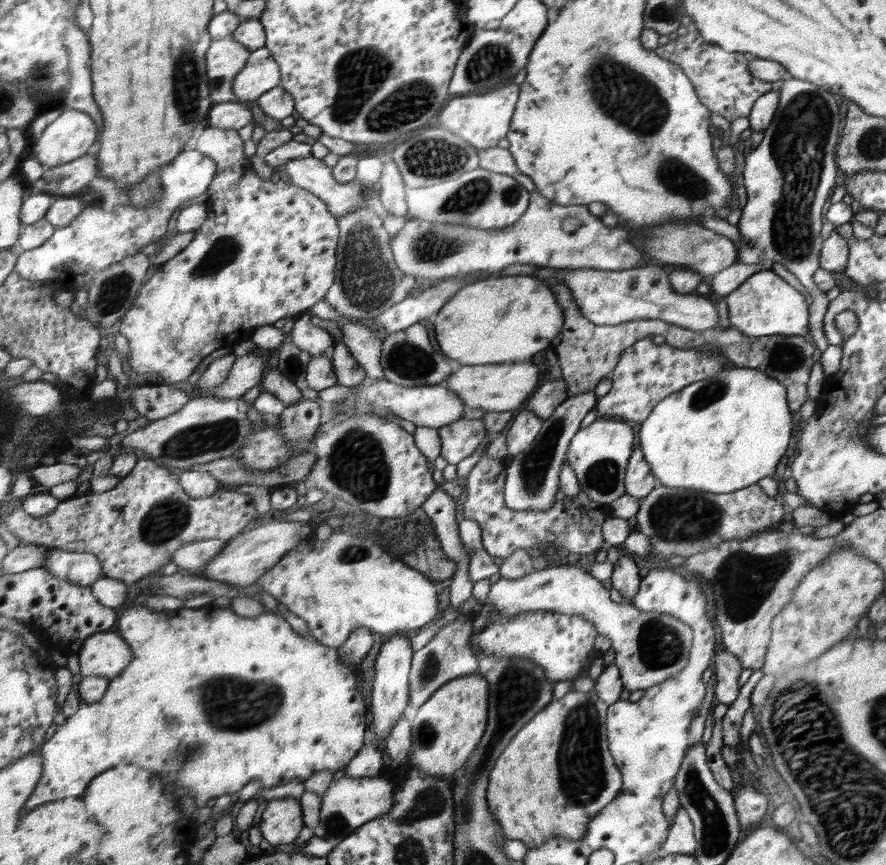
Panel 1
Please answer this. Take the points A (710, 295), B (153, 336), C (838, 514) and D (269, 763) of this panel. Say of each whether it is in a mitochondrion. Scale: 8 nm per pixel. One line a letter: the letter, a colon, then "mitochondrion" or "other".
A: other
B: other
C: other
D: other

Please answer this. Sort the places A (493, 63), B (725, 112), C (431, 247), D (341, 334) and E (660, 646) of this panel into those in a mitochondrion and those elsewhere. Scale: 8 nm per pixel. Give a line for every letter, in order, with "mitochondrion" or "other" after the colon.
A: mitochondrion
B: other
C: mitochondrion
D: other
E: mitochondrion

